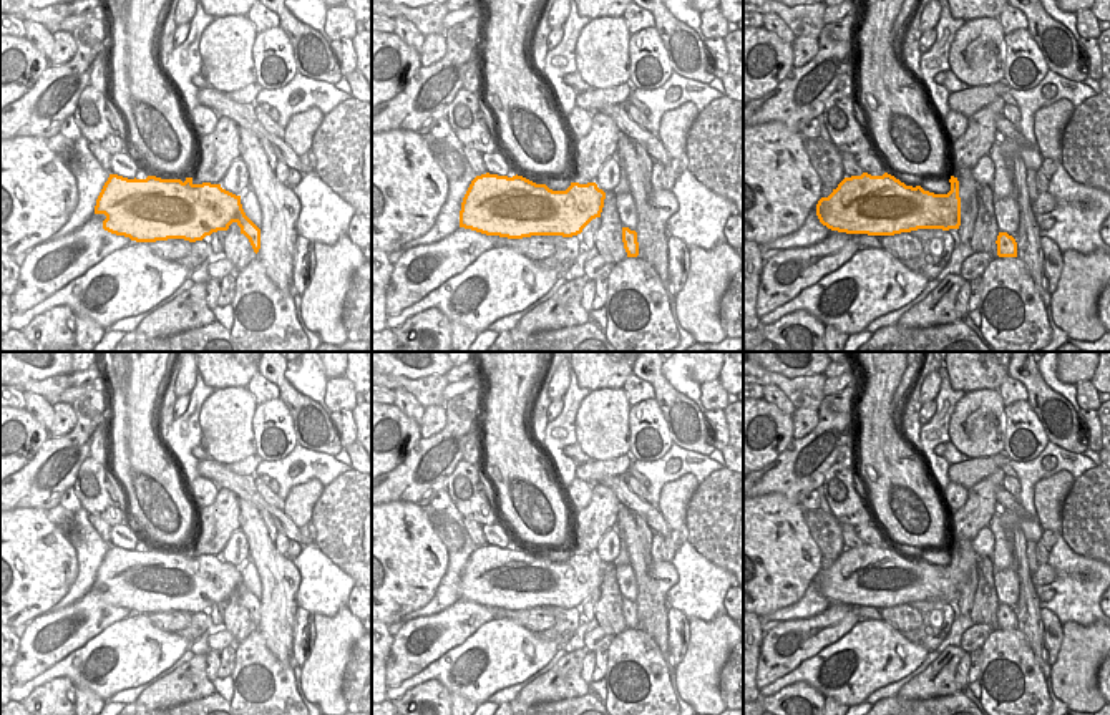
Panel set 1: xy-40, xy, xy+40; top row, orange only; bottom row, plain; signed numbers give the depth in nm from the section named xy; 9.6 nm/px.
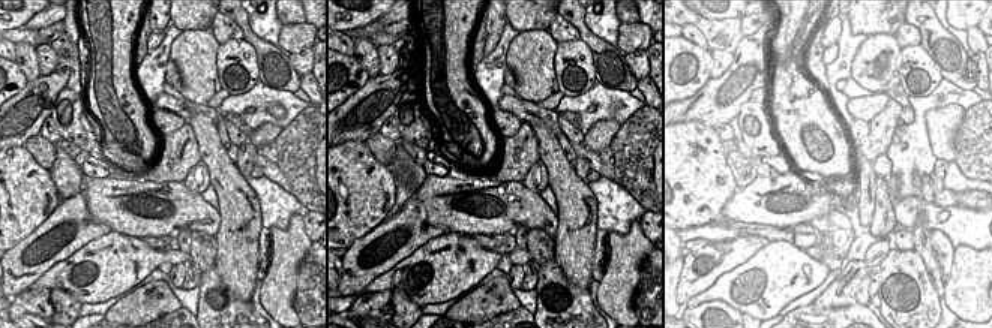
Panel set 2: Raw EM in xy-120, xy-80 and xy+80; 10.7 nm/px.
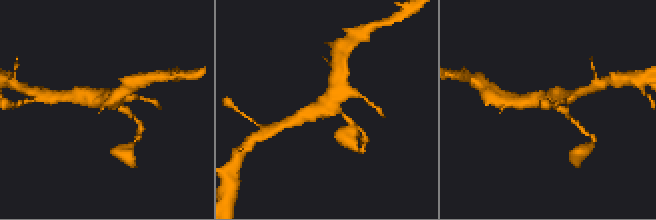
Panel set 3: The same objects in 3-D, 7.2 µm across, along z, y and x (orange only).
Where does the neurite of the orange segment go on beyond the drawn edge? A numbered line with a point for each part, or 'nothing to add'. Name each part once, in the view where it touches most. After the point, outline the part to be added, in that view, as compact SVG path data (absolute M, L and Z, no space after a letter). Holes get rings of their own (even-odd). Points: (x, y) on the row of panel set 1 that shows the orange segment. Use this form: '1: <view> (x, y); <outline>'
nothing to add

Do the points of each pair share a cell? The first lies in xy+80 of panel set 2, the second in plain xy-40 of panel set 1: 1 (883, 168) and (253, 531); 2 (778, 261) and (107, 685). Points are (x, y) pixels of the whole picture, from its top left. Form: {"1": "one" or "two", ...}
{"1": "two", "2": "one"}

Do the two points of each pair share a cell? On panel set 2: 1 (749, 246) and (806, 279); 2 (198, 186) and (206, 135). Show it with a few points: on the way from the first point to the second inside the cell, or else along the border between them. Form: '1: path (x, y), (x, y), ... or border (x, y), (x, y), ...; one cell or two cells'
1: border (769, 241), (730, 271); two cells
2: border (201, 161), (207, 168), (210, 183); two cells

